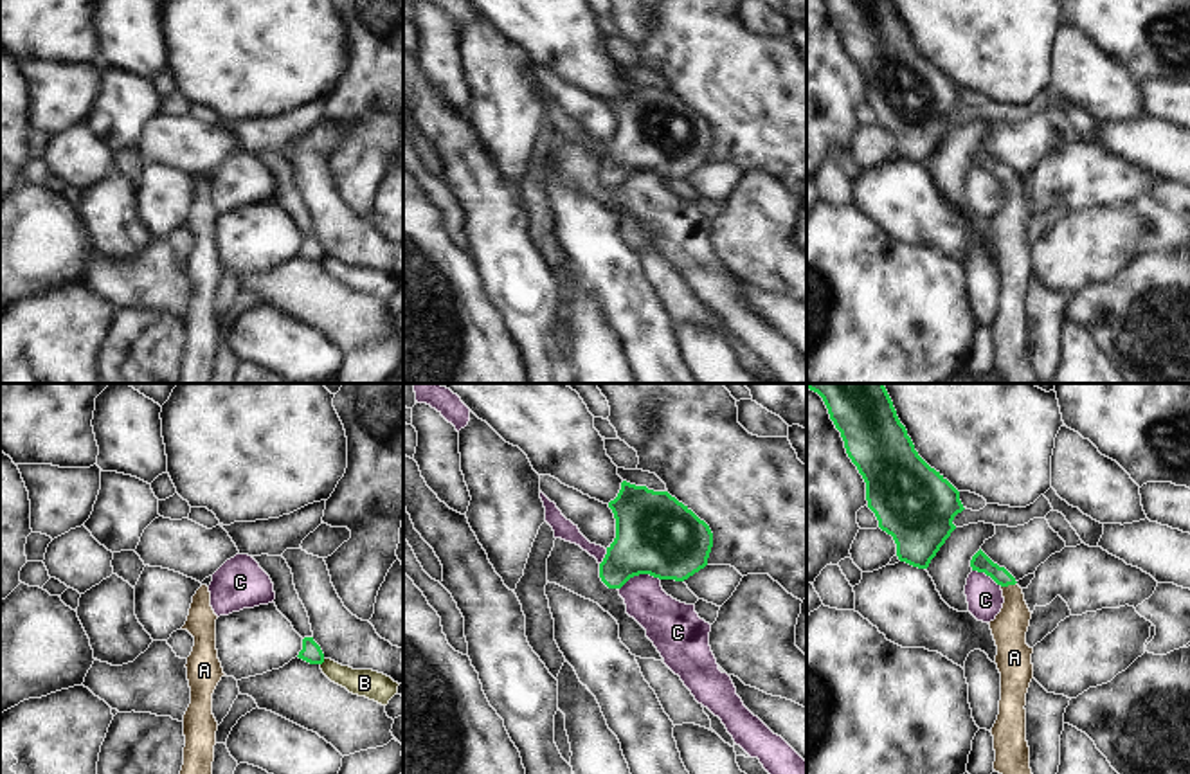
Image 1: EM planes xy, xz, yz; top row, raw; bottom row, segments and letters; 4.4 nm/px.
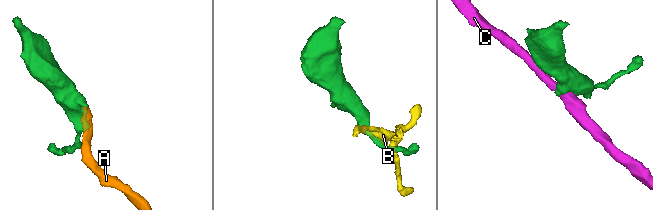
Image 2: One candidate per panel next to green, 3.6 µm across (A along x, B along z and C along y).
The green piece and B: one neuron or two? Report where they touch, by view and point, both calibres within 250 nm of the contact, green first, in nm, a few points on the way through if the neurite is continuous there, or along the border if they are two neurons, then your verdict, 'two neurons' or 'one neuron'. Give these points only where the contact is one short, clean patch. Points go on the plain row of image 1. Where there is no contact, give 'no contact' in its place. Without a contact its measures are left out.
meets green in xy at (323, 258); 90 nm thick on the green side, 130 nm on the other; border along xy (324, 256), (321, 261); two neurons

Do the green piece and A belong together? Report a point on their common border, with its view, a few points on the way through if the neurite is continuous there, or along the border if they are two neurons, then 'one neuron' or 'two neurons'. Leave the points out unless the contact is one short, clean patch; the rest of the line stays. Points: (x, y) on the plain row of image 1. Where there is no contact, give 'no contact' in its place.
contact yz (1009, 180); way yz (980, 159), (1009, 180), (1010, 222); one neuron

